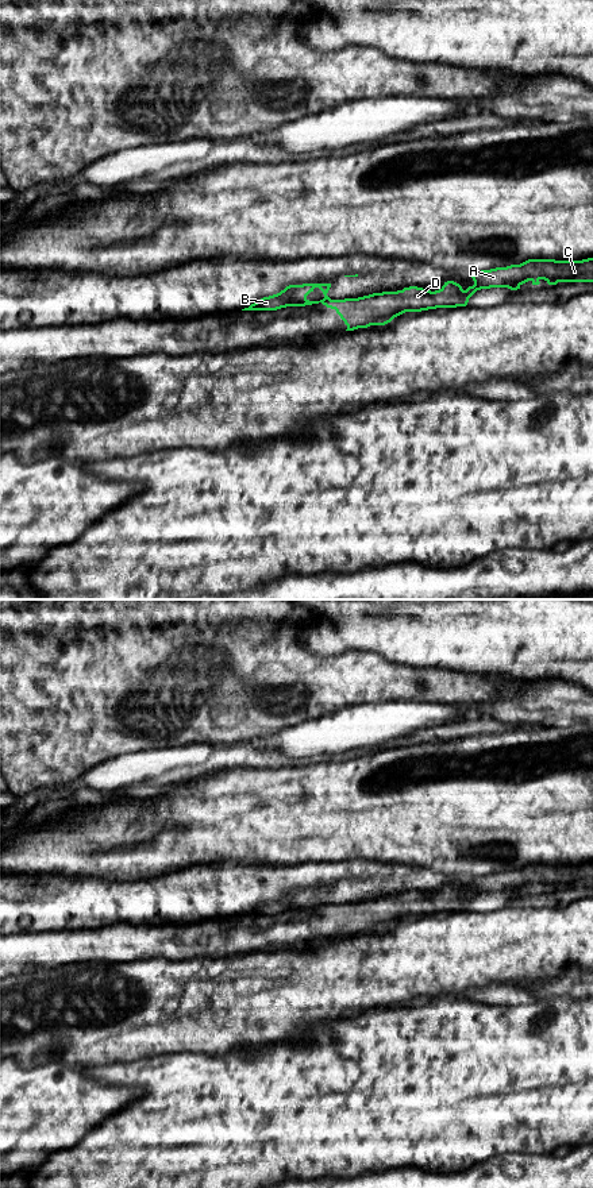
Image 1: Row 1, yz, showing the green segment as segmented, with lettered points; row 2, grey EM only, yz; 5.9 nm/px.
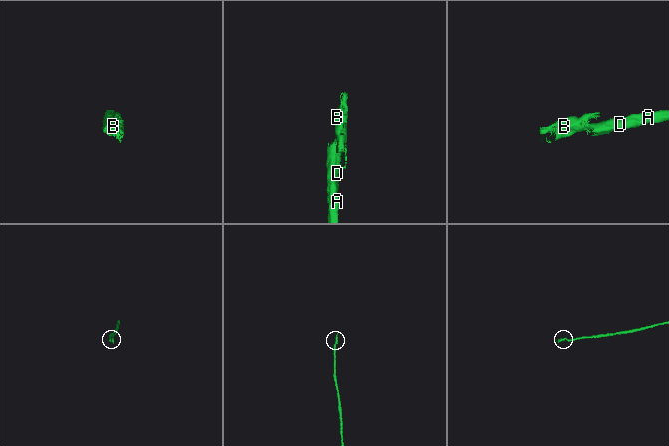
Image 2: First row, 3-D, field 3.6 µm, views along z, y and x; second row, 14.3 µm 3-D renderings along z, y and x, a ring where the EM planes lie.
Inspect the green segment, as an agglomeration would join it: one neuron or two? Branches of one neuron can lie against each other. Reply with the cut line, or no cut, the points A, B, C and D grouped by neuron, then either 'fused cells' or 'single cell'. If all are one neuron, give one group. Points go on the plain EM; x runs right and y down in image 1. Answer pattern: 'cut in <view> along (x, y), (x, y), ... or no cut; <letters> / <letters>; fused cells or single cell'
cut in yz along (330, 903), (322, 907); A C D / B; fused cells

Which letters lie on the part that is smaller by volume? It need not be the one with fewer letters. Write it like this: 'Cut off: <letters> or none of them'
Cut off: B

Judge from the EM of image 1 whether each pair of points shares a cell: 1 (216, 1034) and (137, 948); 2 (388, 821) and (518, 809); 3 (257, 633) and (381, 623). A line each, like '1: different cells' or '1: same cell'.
1: different cells
2: same cell
3: different cells

